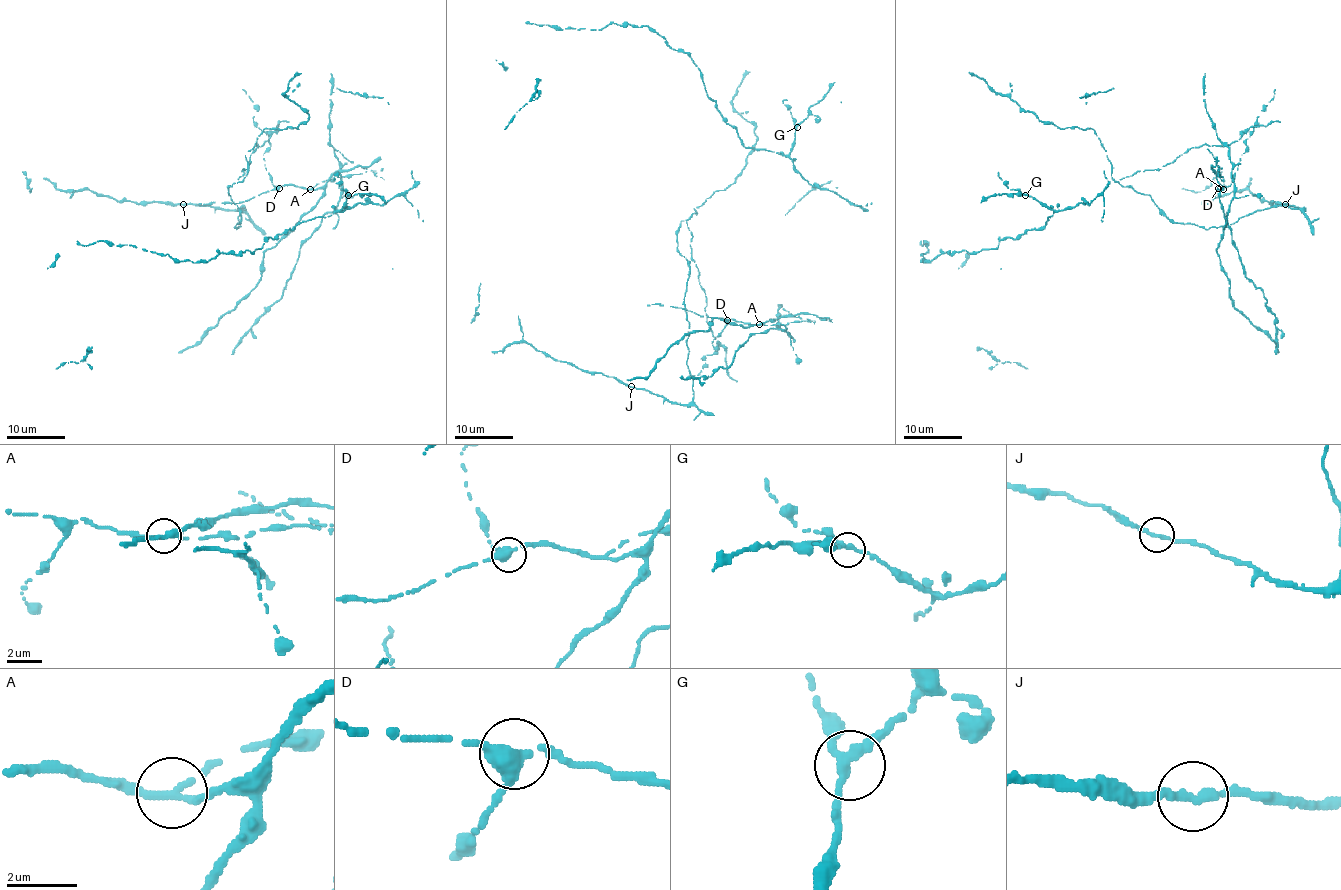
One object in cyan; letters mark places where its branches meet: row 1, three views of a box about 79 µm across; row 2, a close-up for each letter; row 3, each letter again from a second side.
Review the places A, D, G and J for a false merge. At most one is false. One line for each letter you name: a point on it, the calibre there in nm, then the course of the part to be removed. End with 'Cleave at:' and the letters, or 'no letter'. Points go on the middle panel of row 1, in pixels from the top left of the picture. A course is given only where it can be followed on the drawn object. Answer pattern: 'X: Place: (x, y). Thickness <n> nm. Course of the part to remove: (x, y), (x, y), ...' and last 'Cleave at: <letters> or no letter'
A: Place: (759, 324). Thickness 220 nm. Course of the part to remove: (759, 324), (814, 322), (794, 317), (782, 308)
Cleave at: A

